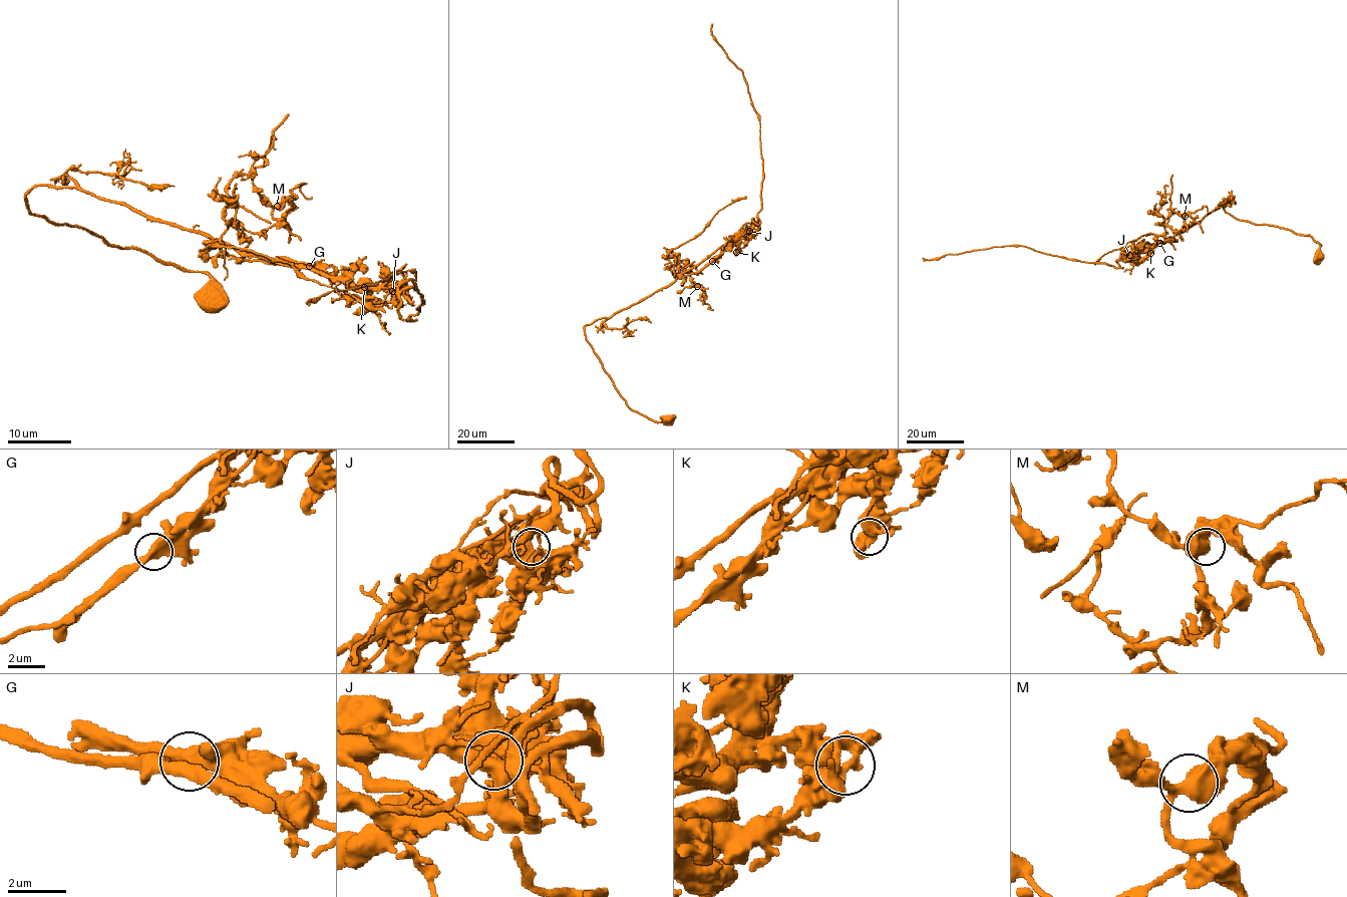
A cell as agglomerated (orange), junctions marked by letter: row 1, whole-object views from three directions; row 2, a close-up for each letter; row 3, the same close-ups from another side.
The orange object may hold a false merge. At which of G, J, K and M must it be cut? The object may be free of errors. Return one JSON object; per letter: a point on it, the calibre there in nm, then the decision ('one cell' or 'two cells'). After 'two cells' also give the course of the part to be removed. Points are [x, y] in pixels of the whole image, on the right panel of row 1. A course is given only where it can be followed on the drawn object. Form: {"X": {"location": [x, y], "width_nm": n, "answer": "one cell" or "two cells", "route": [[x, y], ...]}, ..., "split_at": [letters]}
{"G": {"location": [1159, 243], "width_nm": 500, "answer": "two cells", "route": [[1159, 243], [1174, 241], [1151, 213], [1161, 196], [1170, 195], [1180, 215], [1208, 212]]}, "J": {"location": [1129, 255], "width_nm": 650, "answer": "one cell"}, "K": {"location": [1150, 253], "width_nm": 500, "answer": "one cell"}, "M": {"location": [1185, 216], "width_nm": 480, "answer": "one cell"}, "split_at": ["G"]}

